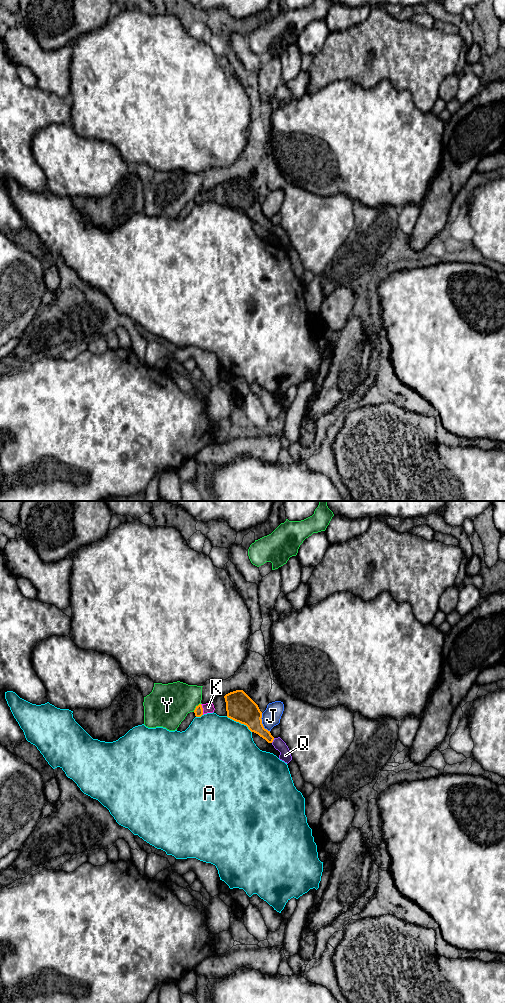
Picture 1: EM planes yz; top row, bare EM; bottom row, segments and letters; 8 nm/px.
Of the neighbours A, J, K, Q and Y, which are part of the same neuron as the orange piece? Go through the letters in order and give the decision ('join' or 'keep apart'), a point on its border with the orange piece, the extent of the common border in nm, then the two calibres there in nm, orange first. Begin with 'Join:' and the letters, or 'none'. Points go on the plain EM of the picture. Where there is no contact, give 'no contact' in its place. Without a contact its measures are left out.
Join: K, Q
A: keep apart | yz (239, 210) | 240 nm | 220/480 nm
J: keep apart | yz (261, 211) | 170 nm | 220/150 nm
K: join | yz (202, 197) | 90 nm | 70/80 nm
Q: join | yz (273, 227) | 50 nm | 160/90 nm
Y: keep apart | yz (196, 195) | 90 nm | 70/340 nm

